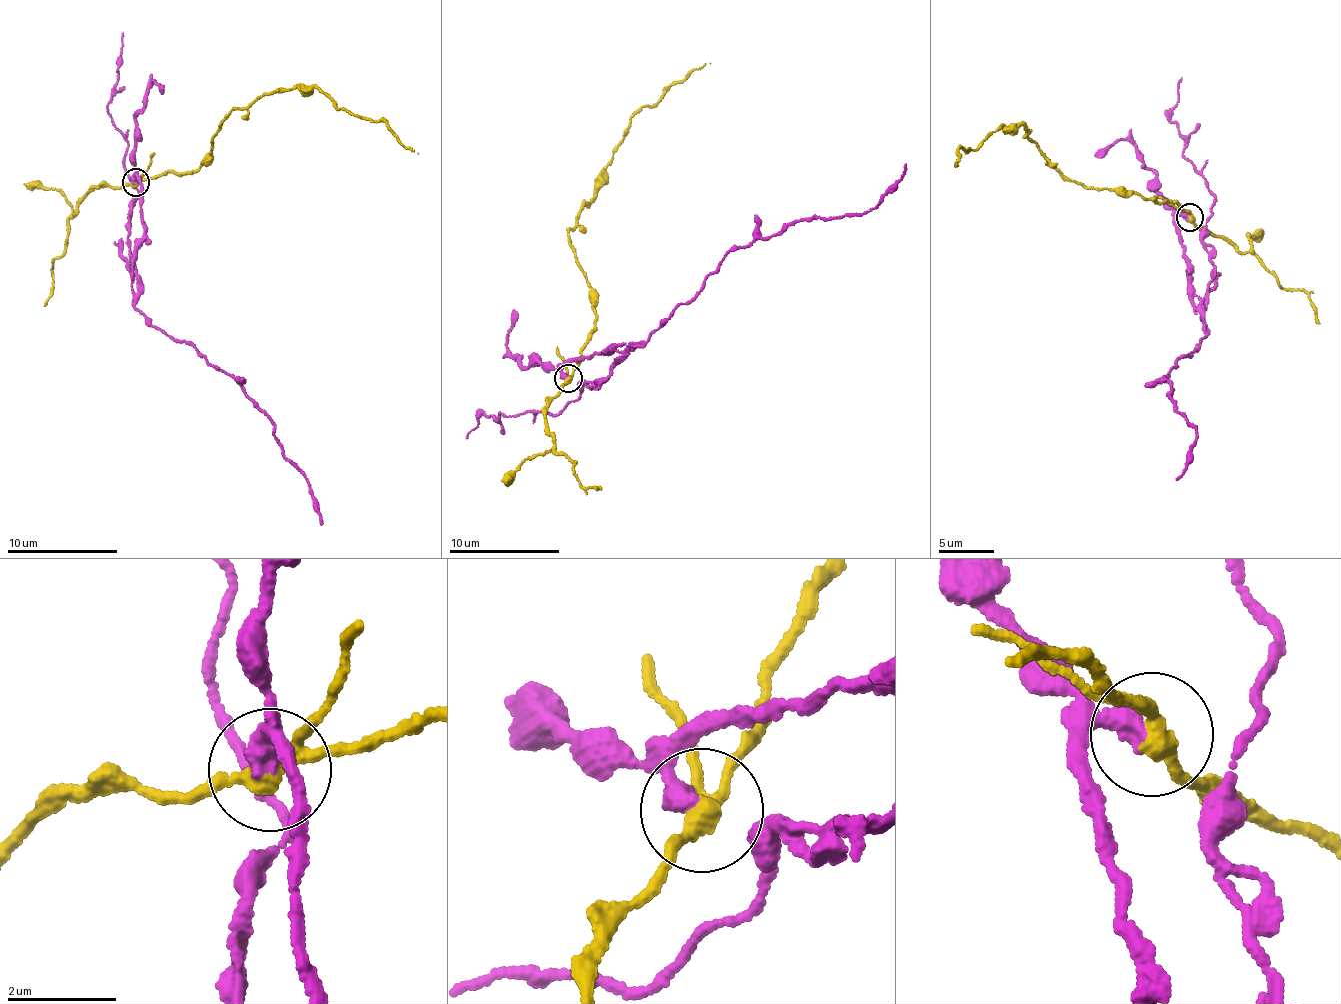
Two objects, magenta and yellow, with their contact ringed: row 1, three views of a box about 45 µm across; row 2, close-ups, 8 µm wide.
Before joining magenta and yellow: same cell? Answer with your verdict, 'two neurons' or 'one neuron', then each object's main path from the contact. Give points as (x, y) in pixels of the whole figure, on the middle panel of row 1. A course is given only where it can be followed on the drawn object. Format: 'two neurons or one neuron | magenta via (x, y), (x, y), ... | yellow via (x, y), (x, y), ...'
two neurons | magenta via (568, 377), (561, 370), (576, 357), (648, 339), (726, 254), (798, 221), (874, 208), (905, 164) | yellow via (568, 377), (595, 325), (592, 288), (568, 230), (631, 117), (658, 101), (668, 86), (711, 62)

